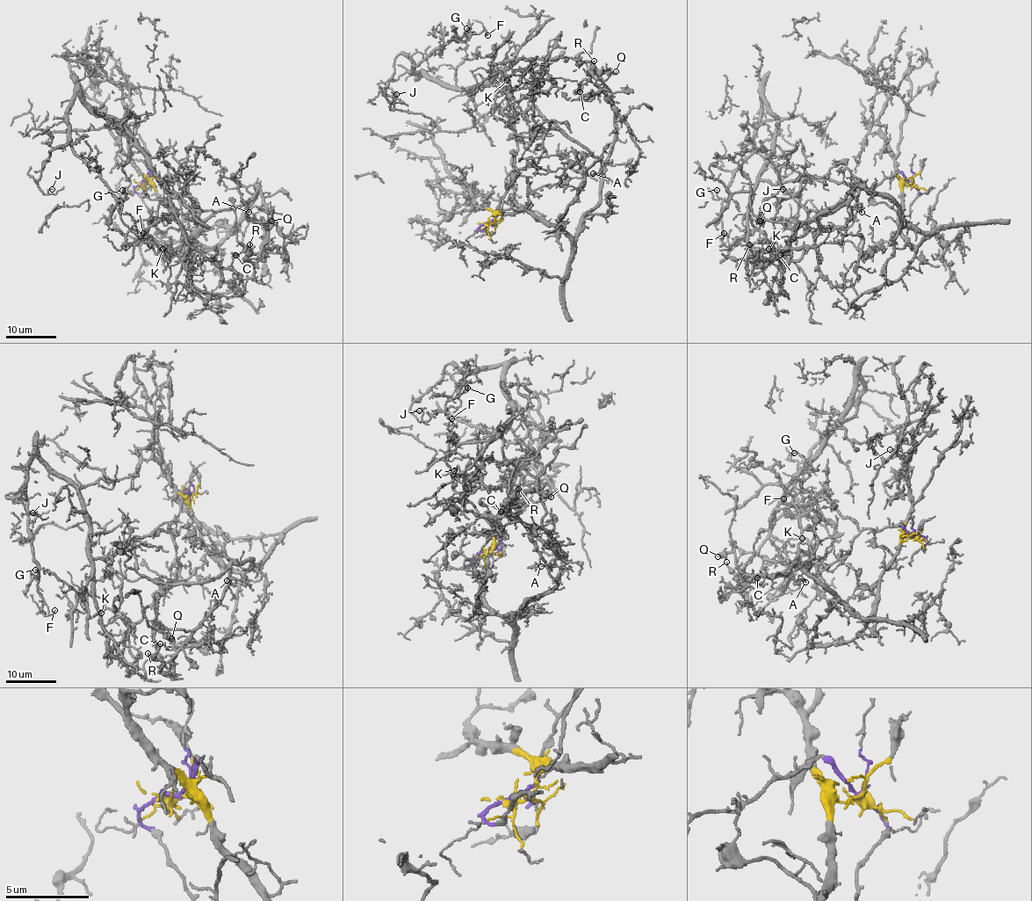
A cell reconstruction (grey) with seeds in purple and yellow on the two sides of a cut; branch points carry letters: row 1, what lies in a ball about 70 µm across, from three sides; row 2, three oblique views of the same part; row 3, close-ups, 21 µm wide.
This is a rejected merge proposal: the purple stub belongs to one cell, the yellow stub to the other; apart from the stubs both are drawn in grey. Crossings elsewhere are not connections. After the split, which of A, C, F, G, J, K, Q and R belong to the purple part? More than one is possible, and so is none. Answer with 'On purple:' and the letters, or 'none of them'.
On purple: F, G, J, K

